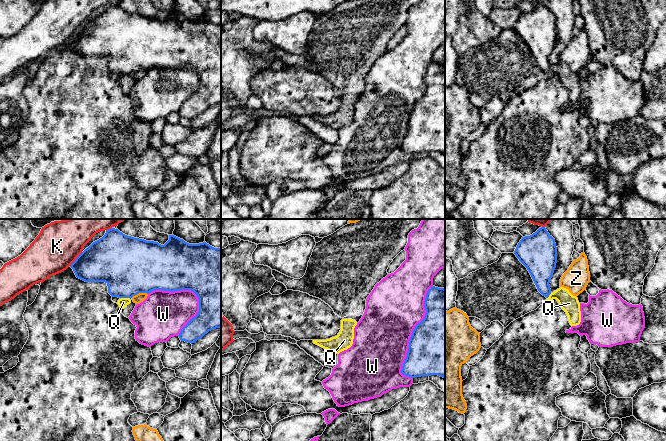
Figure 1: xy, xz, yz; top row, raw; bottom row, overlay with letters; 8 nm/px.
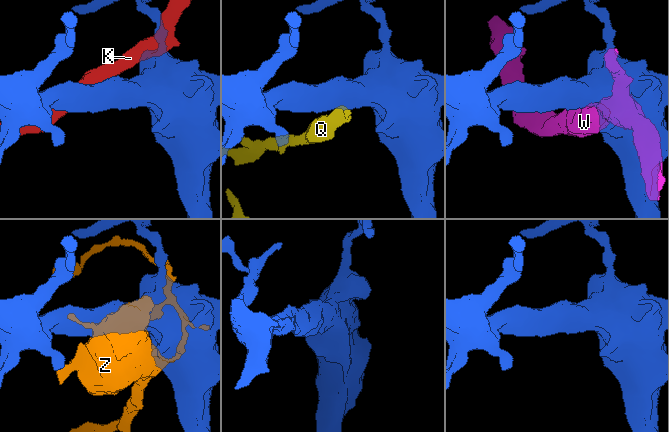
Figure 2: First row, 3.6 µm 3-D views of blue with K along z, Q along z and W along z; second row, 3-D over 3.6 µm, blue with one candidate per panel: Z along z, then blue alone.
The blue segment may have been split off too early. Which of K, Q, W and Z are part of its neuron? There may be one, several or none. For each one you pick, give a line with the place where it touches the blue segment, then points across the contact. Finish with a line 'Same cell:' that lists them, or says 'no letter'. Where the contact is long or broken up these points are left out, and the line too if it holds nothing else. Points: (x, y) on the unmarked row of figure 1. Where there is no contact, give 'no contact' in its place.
Same cell: no letter

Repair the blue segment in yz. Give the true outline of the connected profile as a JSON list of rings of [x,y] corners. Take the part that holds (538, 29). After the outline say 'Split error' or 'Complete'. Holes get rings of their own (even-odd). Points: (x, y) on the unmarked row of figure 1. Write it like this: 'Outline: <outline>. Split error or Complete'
Outline: [[[541,3],[532,11],[522,13],[514,30],[529,47],[538,67],[548,74],[549,59],[557,39],[555,15]]]. Complete

